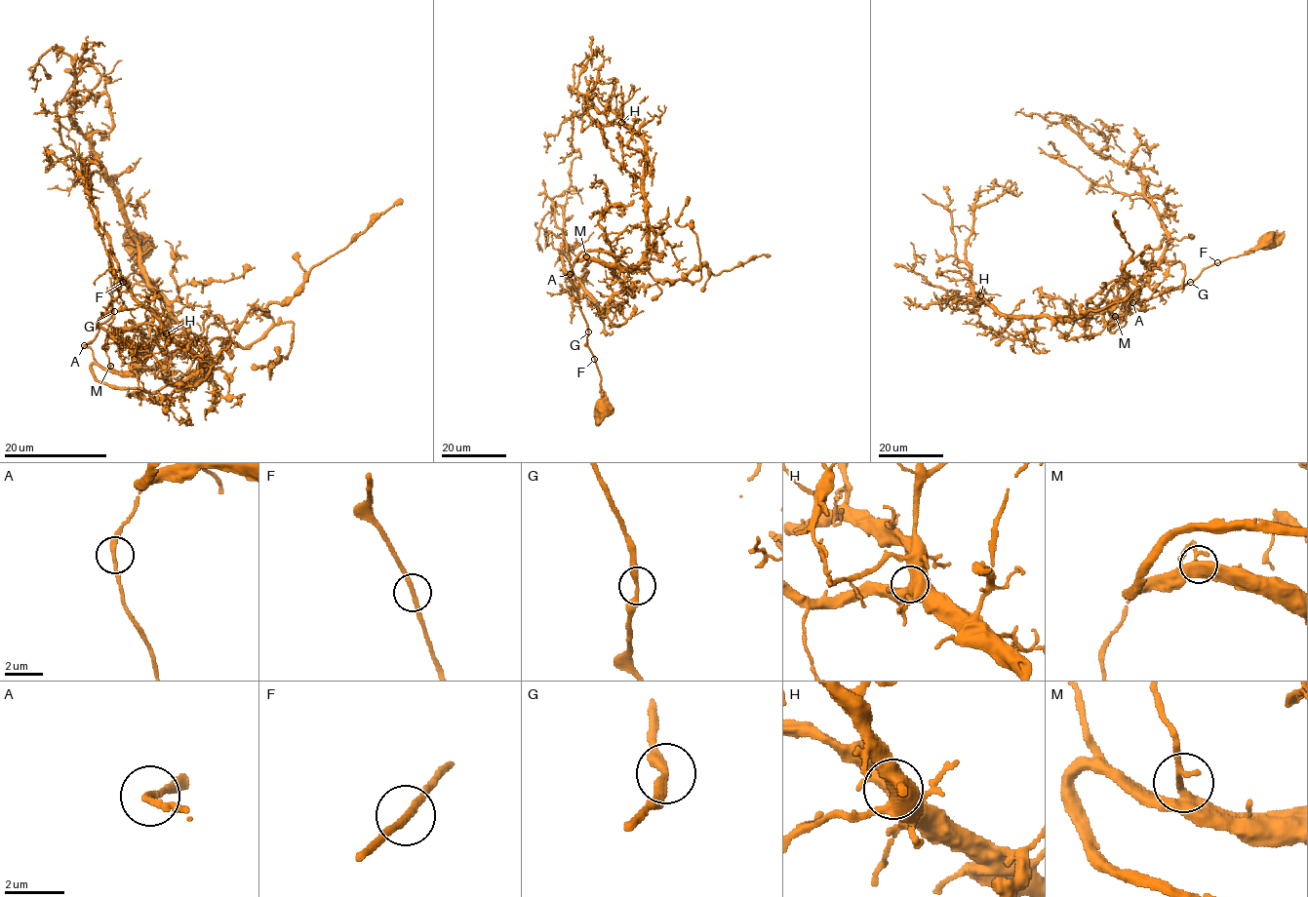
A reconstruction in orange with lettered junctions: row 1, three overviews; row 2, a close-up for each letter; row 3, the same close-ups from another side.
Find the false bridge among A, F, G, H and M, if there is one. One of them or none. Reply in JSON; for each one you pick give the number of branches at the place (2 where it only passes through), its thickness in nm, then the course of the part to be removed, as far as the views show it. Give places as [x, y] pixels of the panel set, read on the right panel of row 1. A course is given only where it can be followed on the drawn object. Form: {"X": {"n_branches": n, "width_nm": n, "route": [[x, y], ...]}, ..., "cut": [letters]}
{"cut": []}

